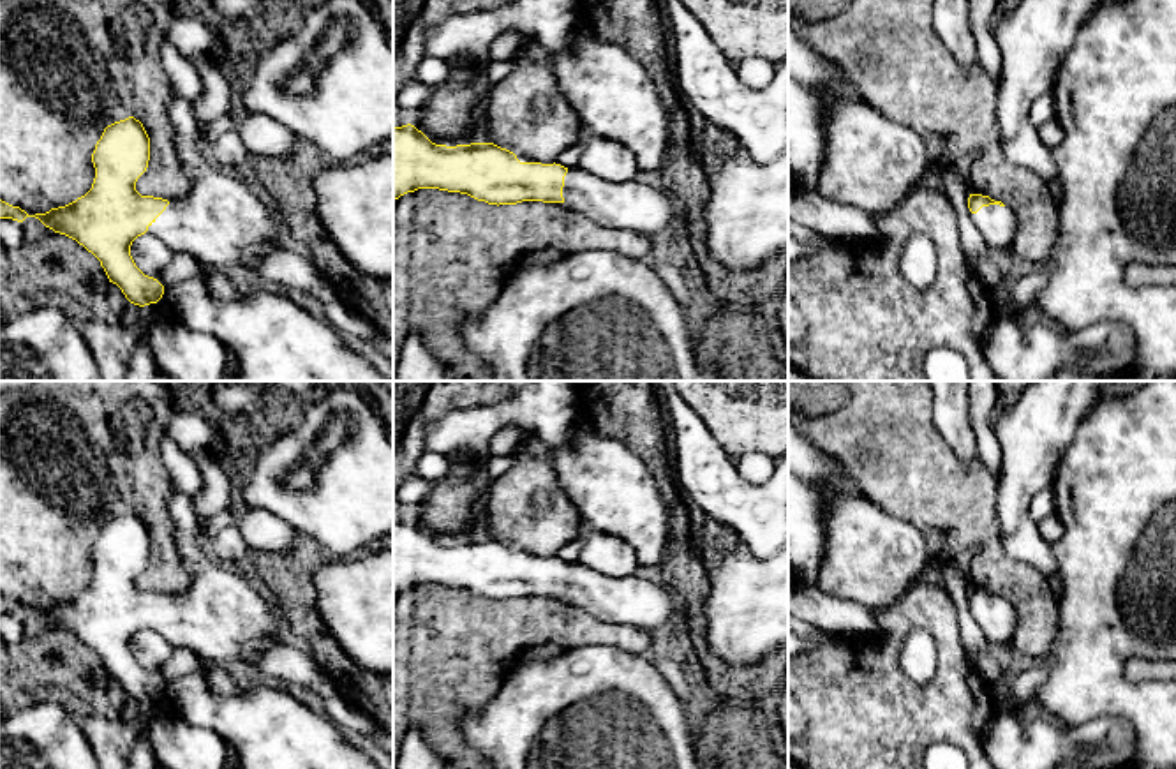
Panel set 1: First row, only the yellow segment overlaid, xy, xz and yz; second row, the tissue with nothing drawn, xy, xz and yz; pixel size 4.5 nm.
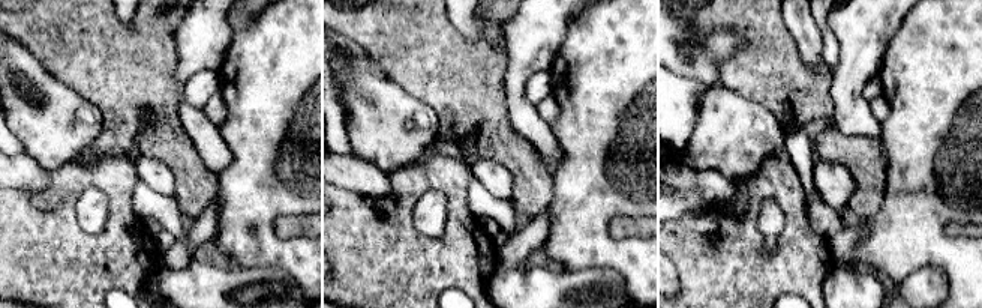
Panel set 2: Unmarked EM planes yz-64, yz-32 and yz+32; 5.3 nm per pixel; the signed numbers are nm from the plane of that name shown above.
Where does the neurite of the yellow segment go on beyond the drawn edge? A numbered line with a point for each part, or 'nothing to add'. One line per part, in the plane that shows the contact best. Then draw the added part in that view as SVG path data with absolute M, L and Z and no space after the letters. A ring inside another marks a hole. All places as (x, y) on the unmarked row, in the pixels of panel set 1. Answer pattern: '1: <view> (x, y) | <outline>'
1: xz (632, 600) | M580 563L566 568L562 593L566 603L601 621L644 631L672 630L684 619L684 605L666 586L635 575L612 579Z

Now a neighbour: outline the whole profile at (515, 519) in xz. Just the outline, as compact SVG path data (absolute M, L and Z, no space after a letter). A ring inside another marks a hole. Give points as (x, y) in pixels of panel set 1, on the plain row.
M527 432L527 441L515 453L515 464L492 480L485 499L490 538L513 547L520 557L554 559L562 545L578 540L584 533L580 511L559 485L557 471L547 462L545 452L541 439Z

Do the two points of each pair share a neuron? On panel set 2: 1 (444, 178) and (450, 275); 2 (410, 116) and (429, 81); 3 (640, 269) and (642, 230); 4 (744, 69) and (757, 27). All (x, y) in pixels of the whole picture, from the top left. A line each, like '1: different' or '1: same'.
1: same
2: different
3: different
4: same

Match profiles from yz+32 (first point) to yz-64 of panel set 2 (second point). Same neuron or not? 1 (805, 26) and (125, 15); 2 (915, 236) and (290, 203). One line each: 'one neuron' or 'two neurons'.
1: one neuron
2: one neuron

